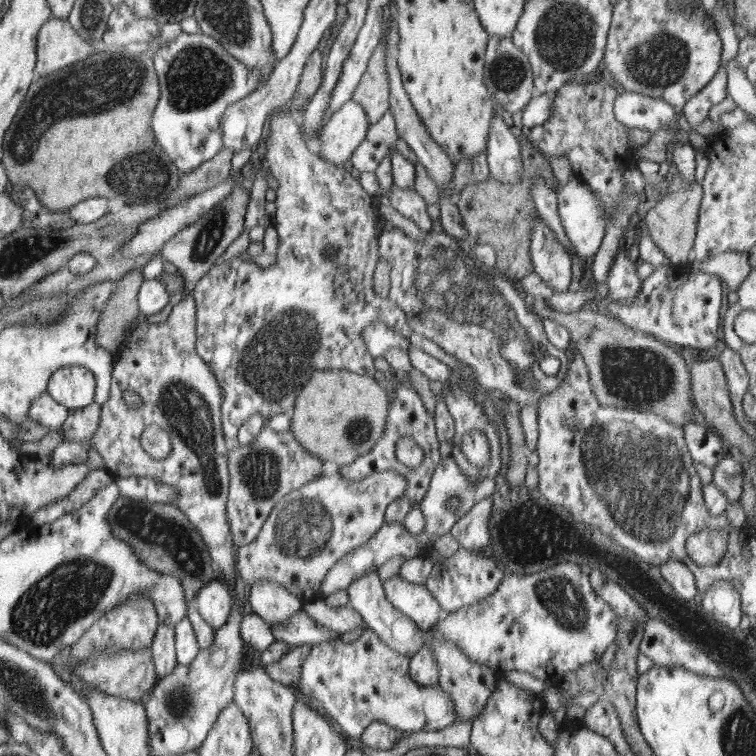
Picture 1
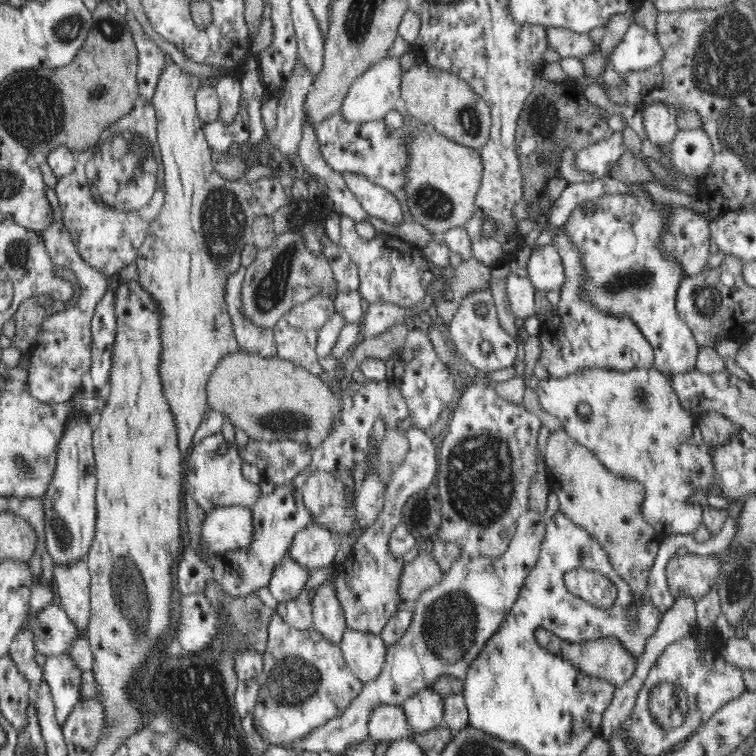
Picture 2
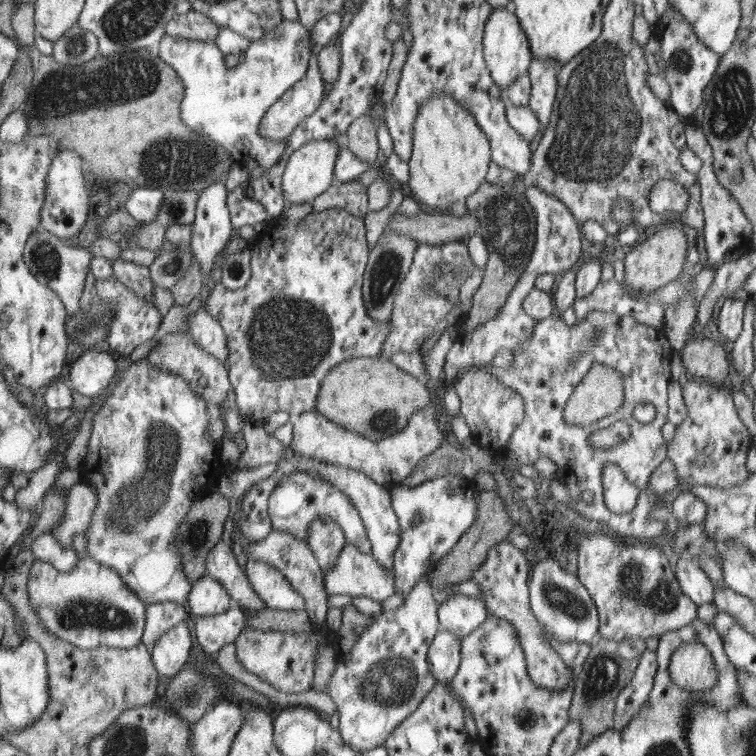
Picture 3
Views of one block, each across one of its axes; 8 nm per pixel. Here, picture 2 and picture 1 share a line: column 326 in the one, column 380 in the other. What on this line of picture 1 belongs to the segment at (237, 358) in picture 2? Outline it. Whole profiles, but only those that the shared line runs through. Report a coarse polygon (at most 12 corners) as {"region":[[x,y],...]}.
{"region":[[314,371],[290,430],[339,467],[384,432],[388,387]]}

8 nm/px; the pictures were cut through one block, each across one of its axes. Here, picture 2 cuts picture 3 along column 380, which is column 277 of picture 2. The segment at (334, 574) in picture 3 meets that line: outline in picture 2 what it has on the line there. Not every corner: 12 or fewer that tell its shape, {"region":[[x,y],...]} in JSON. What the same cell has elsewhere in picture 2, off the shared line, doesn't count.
{"region":[[286,553],[273,569],[269,590],[280,603],[295,600],[309,569]]}

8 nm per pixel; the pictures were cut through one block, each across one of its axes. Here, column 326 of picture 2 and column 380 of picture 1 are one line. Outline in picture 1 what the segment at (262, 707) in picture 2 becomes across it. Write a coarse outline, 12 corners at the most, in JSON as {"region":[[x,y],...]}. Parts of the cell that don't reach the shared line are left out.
{"region":[[368,628],[312,646],[294,690],[352,742],[456,722],[439,685]]}

